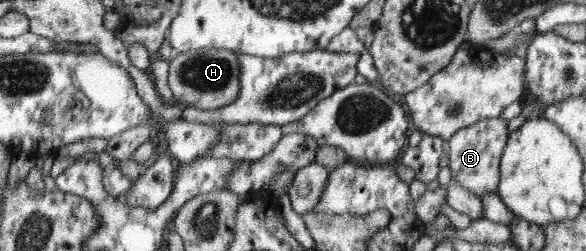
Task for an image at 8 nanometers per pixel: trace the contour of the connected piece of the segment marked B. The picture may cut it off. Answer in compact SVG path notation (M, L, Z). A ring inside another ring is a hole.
M502 117L486 119L468 128L463 128L448 140L447 146L450 148L449 166L453 177L463 187L479 196L497 192L499 160L502 158L501 154L504 154L505 142L508 142L505 126L507 126L507 121Z

